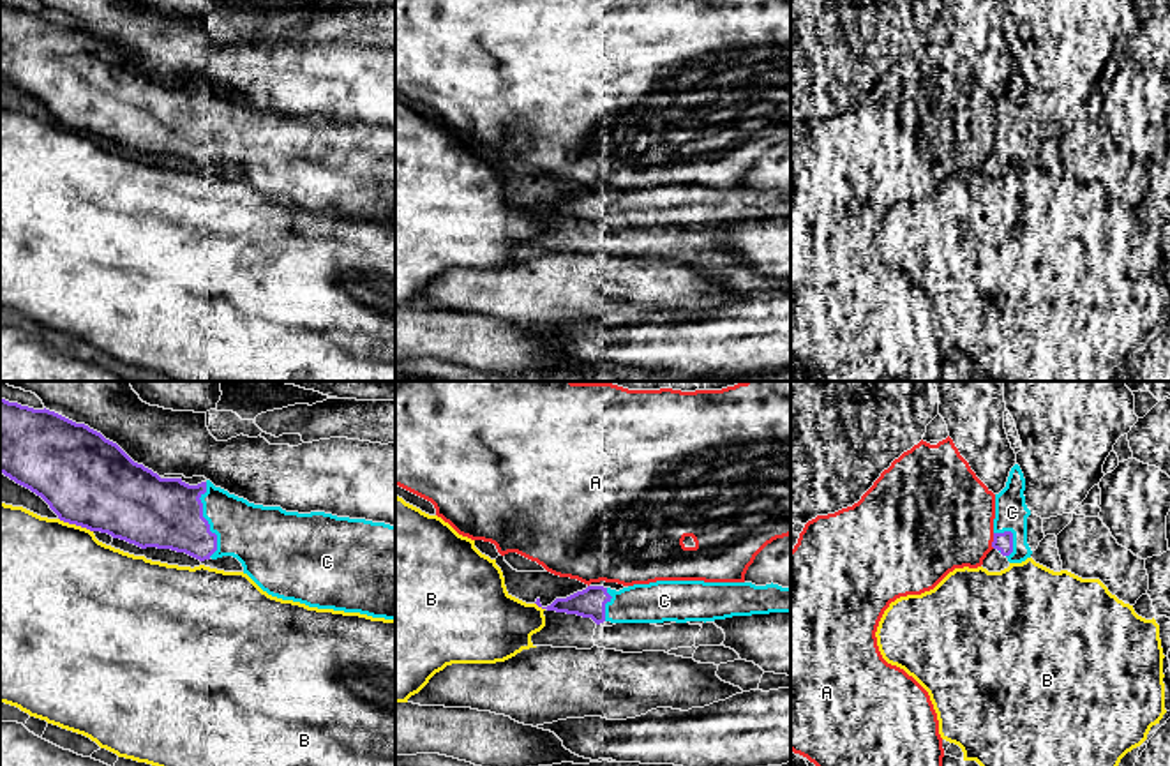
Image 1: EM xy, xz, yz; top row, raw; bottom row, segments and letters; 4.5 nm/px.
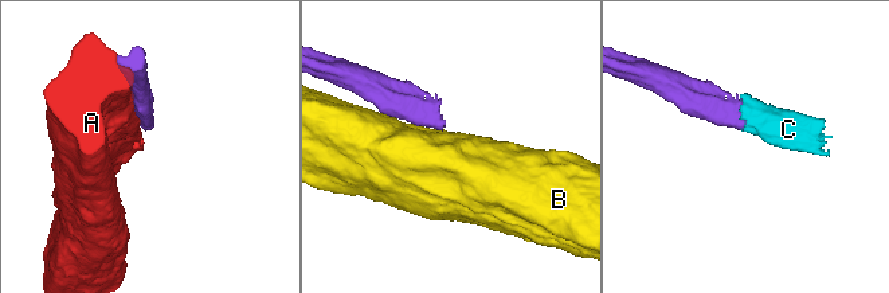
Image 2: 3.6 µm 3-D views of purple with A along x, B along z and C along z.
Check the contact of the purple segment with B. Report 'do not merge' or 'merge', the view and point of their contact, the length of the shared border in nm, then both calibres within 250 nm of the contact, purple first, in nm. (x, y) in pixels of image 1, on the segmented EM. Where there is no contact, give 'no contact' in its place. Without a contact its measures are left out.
do not merge | xy (76, 525) | 170 nm | 420/500 nm

